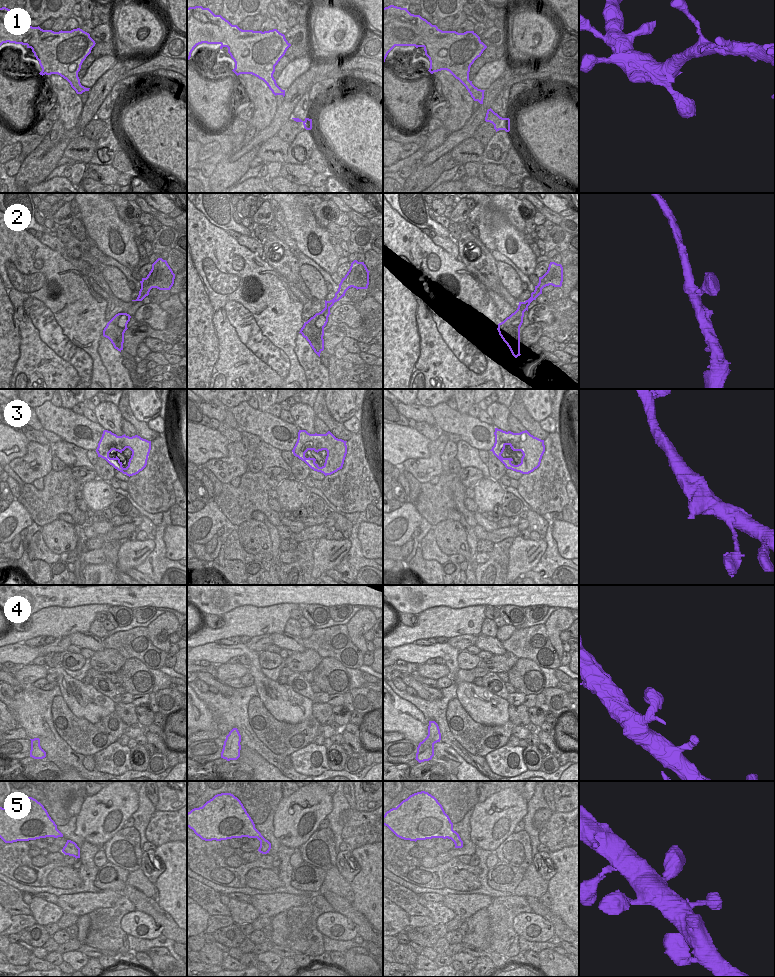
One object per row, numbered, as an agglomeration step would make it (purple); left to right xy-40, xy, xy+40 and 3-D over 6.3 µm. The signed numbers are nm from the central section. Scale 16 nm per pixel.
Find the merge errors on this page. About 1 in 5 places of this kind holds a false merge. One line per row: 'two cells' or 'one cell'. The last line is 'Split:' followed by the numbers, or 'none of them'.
1: one cell
2: one cell
3: one cell
4: one cell
5: one cell
Split: none of them

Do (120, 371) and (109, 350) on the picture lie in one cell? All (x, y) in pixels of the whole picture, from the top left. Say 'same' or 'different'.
same

